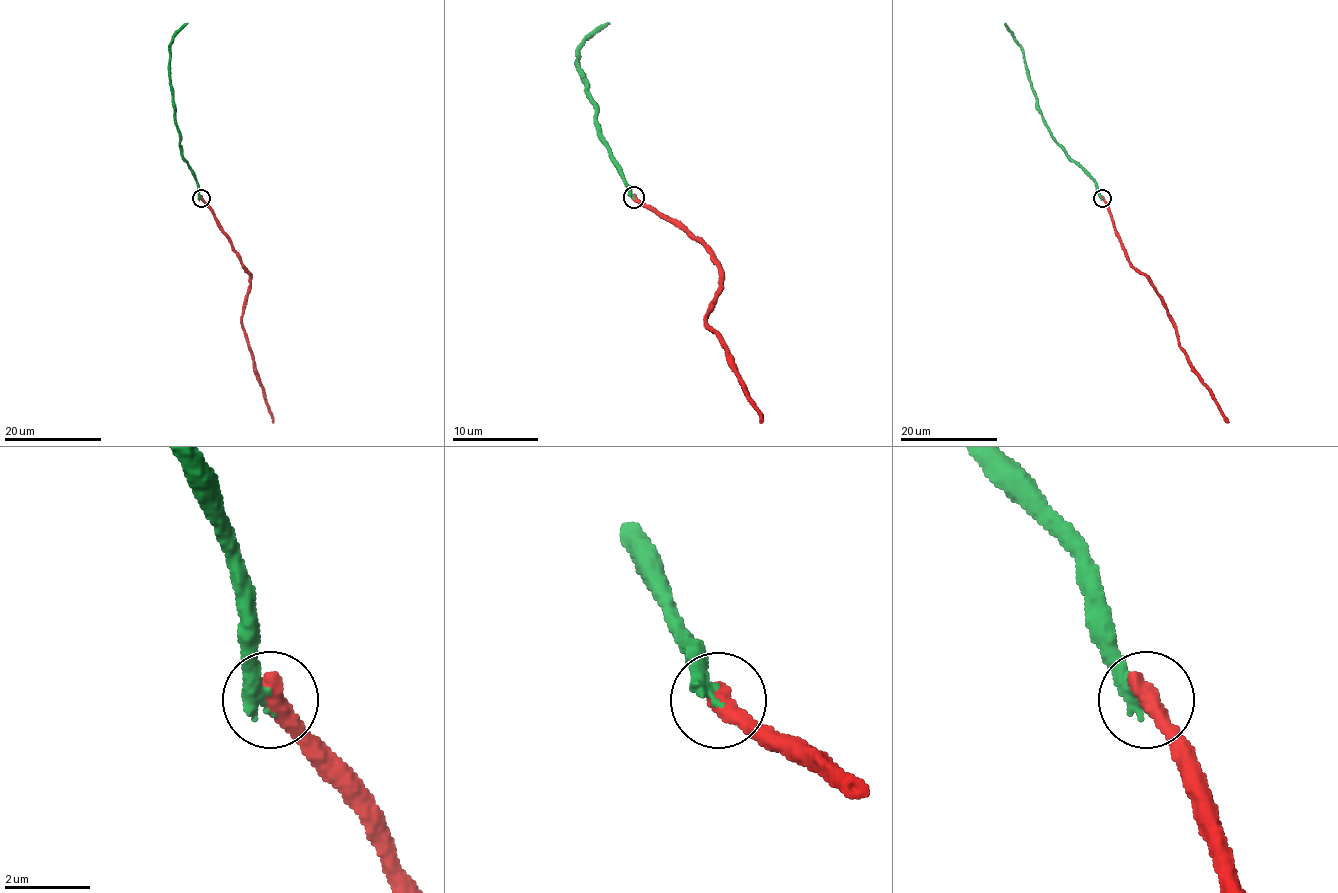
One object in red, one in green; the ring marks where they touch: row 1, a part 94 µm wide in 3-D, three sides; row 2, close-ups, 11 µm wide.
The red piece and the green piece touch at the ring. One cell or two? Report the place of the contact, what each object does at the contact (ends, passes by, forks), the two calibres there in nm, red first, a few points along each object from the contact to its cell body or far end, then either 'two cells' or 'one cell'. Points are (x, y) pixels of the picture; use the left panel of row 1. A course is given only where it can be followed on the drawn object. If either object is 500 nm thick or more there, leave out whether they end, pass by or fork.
place (201, 198); calibres 550 and 400 nm; course red (200, 198), (249, 274), (249, 292), (242, 326), (273, 422); course green (200, 198), (193, 171), (182, 155), (170, 85), (170, 41), (187, 23); one cell

